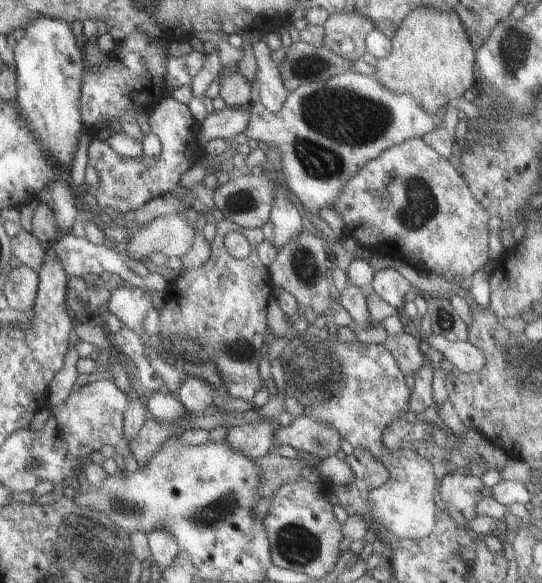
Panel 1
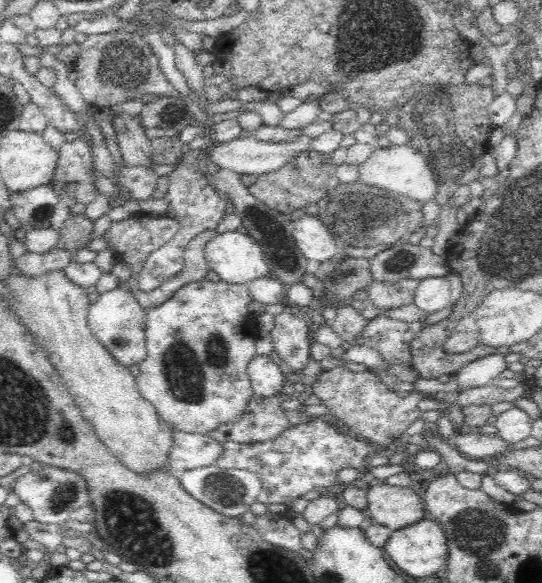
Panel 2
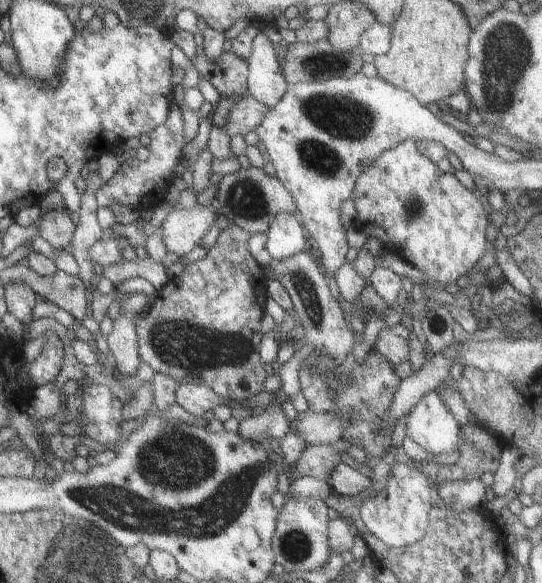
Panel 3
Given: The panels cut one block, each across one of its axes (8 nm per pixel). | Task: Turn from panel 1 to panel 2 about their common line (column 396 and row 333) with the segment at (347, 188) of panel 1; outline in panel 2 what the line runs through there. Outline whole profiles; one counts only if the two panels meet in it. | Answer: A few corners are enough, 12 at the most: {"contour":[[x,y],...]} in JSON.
{"contour":[[184,285],[144,319],[140,395],[208,435],[253,397],[247,285]]}

